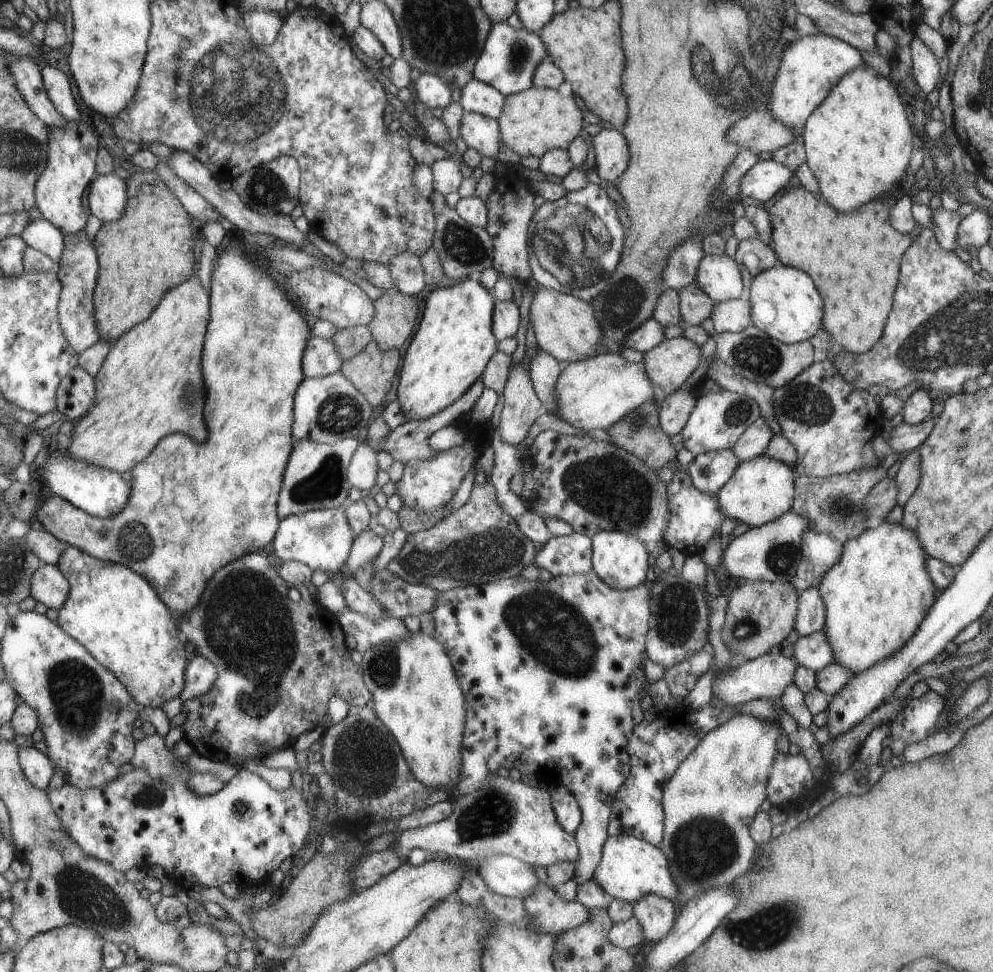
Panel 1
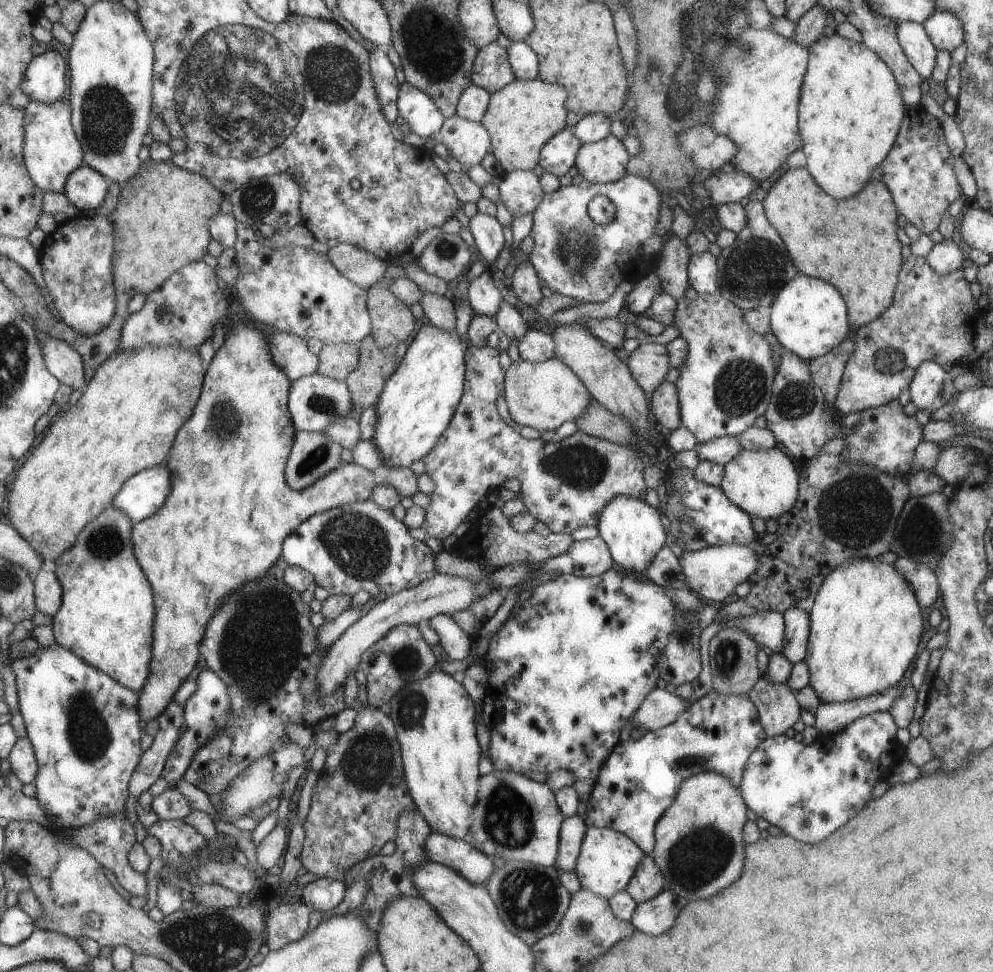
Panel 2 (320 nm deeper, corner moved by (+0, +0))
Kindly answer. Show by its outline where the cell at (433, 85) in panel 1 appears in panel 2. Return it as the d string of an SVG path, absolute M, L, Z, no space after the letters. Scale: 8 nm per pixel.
M407 82L399 85L396 109L409 126L410 134L419 138L426 139L431 134L438 134L444 119L429 95Z

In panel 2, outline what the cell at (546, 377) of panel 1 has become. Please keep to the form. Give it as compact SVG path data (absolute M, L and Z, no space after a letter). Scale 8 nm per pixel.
M528 328L518 340L518 358L530 363L541 362L554 356L553 339L536 329Z

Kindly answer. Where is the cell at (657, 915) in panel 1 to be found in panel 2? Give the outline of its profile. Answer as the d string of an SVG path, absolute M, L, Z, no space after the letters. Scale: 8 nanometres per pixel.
M650 855L643 856L636 872L626 886L629 896L636 902L642 903L653 898L664 888L664 875Z

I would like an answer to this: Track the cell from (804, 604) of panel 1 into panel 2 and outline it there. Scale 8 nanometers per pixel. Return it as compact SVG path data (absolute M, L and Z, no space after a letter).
M797 608L783 612L784 639L780 653L792 664L804 660L808 641L809 615Z

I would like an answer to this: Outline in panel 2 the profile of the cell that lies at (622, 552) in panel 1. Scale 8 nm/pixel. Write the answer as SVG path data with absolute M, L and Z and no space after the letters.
M617 495L601 509L598 516L598 535L605 541L611 558L619 568L631 574L643 573L665 542L665 528L655 508L643 499Z

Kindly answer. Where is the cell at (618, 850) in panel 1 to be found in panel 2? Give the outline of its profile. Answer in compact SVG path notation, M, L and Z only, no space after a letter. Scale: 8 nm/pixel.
M589 827L583 835L573 872L581 887L608 899L617 891L626 888L643 856L644 851L624 834L611 829Z

